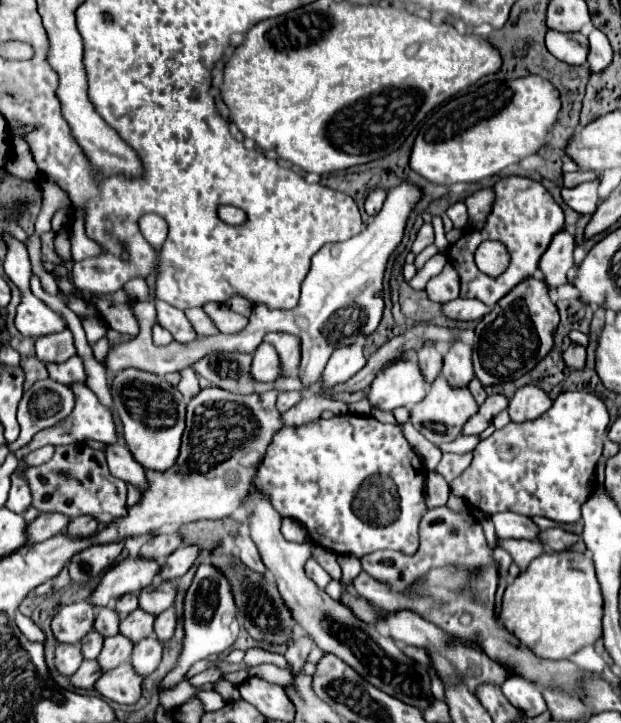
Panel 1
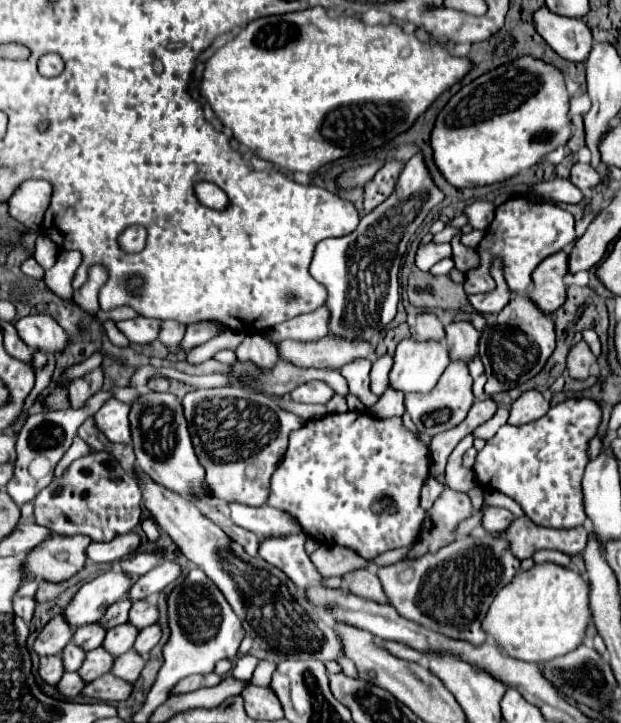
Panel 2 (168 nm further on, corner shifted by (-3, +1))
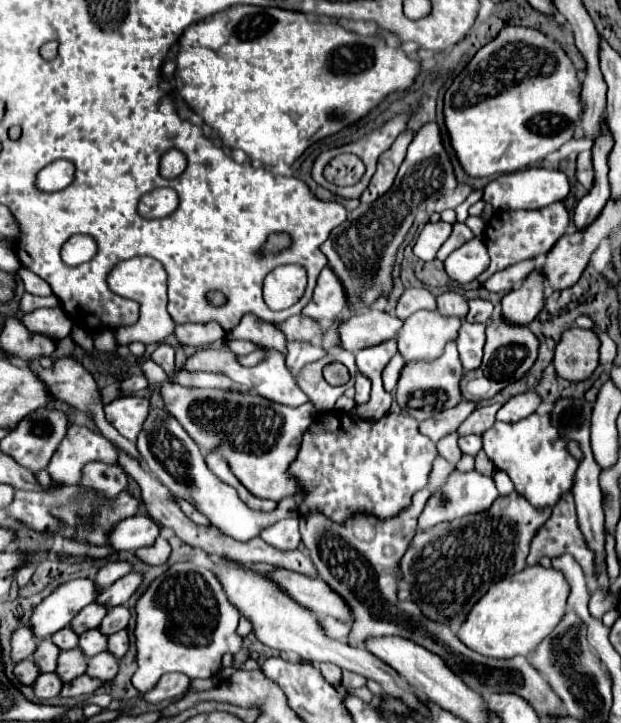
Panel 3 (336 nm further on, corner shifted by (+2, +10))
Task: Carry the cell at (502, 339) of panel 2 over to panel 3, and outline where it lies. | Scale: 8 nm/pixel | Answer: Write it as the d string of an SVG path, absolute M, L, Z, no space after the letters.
M498 314L486 326L486 346L484 346L482 366L478 370L466 372L462 378L462 396L472 402L496 396L502 388L520 380L532 368L532 364L538 358L538 348L540 348L540 340L528 326L518 326L518 324L506 322Z

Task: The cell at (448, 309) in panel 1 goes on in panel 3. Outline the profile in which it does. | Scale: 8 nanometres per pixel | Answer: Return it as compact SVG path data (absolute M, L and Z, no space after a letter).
M534 258L534 260L526 260L526 262L518 262L498 274L492 274L484 284L482 288L486 288L488 292L510 292L512 288L516 288L534 268L538 268L540 260Z

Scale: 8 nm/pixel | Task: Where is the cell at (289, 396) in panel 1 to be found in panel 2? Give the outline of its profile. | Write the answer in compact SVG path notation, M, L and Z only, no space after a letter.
M307 381L303 385L299 385L295 391L291 391L291 397L295 401L301 403L315 403L315 405L327 405L331 401L331 397L335 395L335 391L323 383L323 381Z

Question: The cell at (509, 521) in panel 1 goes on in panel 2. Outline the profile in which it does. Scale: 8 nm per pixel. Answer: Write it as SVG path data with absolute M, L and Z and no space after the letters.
M481 505L481 527L487 533L497 533L497 531L505 531L513 521L513 515L507 509L501 507L489 507L489 505Z

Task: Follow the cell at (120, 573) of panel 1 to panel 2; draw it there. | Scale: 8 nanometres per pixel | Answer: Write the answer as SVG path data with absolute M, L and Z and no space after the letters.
M107 571L93 581L85 583L71 603L63 609L63 617L71 627L81 627L89 623L97 623L109 605L123 599L131 587L131 577L121 571Z

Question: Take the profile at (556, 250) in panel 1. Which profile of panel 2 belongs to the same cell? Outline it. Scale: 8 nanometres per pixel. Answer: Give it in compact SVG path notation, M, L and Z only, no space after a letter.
M555 253L547 257L535 271L533 271L533 289L527 297L547 315L559 309L565 303L567 289L563 277L567 275L567 255Z

